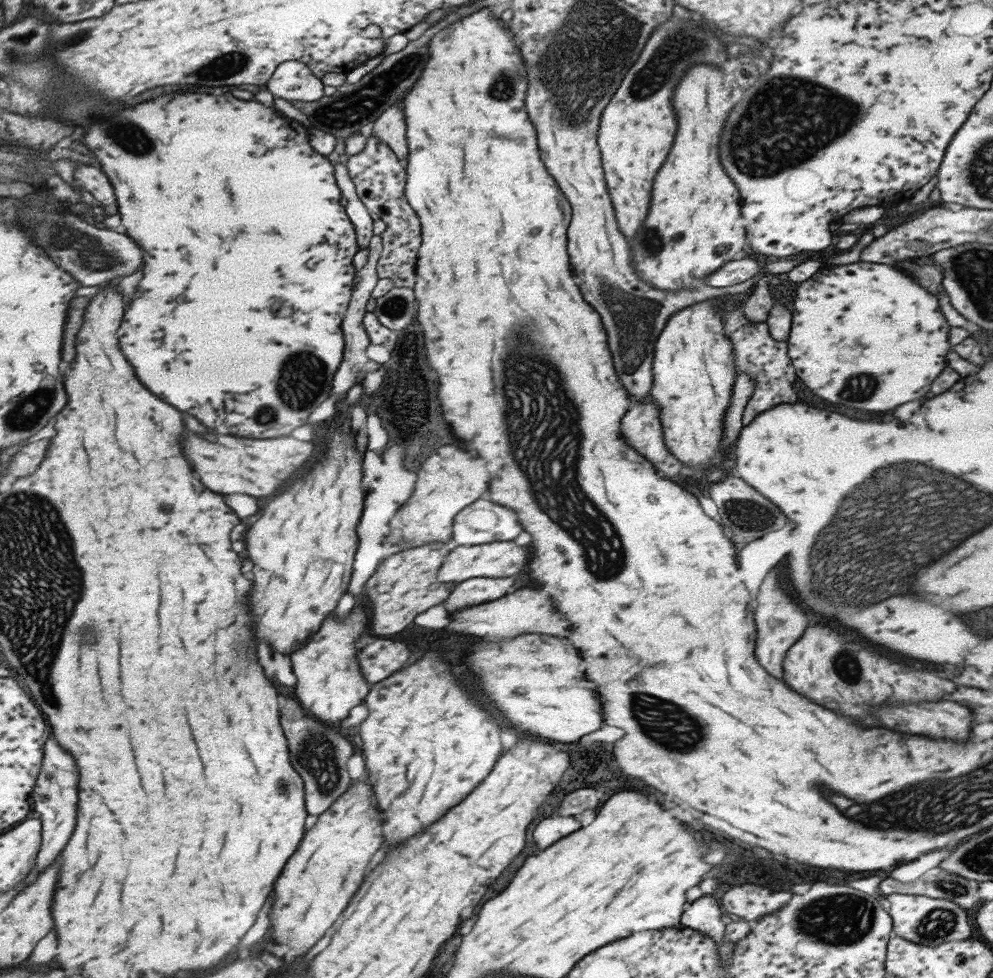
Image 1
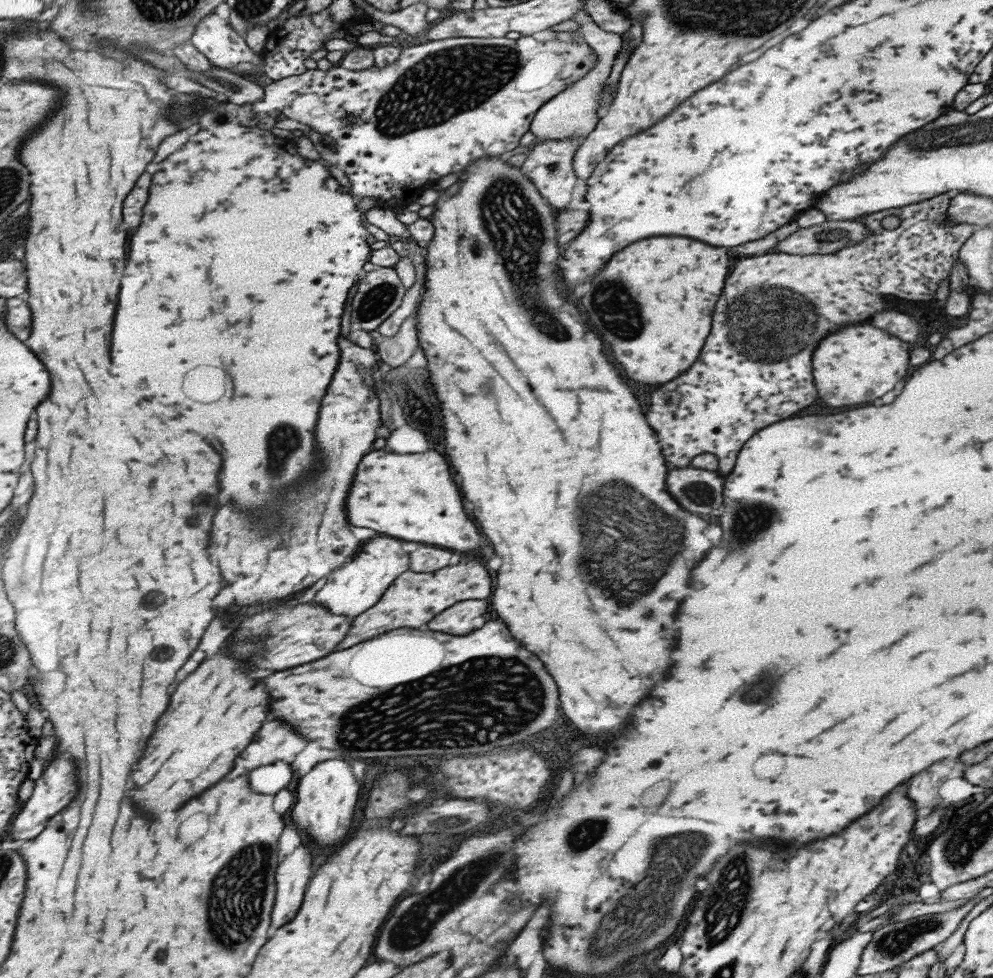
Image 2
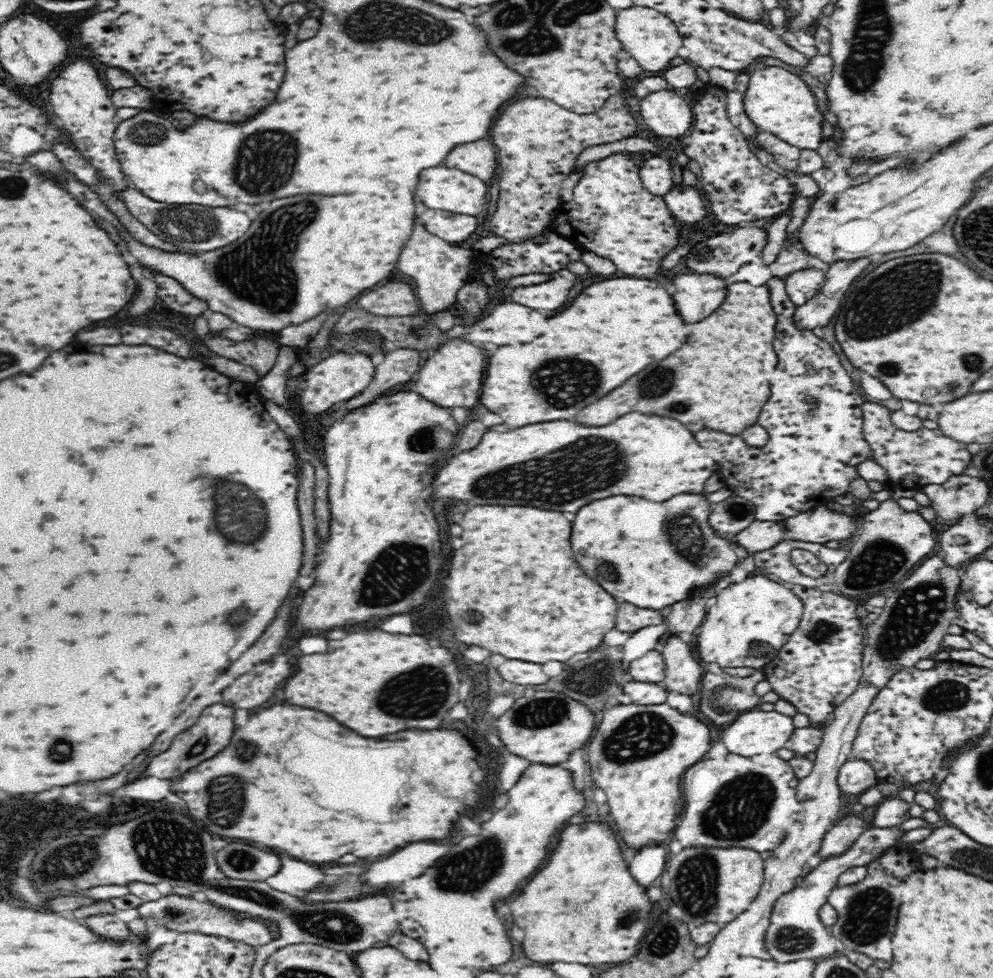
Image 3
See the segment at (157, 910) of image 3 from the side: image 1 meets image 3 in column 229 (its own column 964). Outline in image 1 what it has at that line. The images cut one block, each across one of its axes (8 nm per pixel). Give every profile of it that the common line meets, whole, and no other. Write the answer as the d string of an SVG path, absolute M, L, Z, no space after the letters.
M889 893L885 896L889 901L889 913L892 922L892 936L898 936L913 944L921 946L937 946L949 941L960 941L969 938L969 924L965 912L947 899L925 898L925 896L909 896L909 894Z

